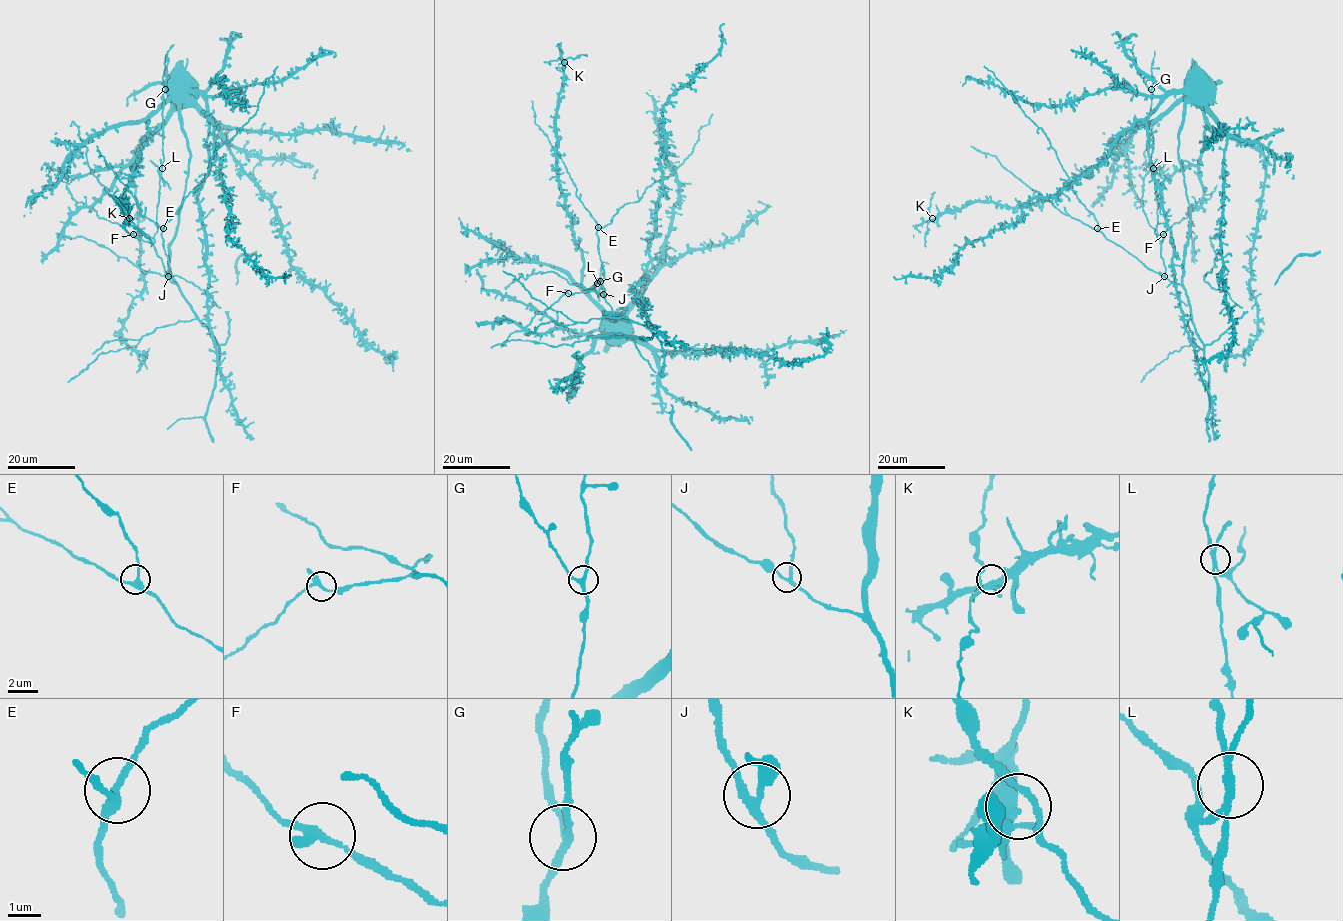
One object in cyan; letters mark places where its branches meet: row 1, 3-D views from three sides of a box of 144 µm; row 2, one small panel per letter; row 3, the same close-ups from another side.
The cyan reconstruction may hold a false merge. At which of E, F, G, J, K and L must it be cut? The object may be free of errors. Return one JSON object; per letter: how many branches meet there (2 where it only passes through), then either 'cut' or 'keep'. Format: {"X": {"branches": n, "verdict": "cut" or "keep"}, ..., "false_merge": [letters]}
{"E": {"branches": 3, "verdict": "keep"}, "F": {"branches": 3, "verdict": "keep"}, "G": {"branches": 3, "verdict": "keep"}, "J": {"branches": 3, "verdict": "keep"}, "K": {"branches": 4, "verdict": "keep"}, "L": {"branches": 4, "verdict": "cut"}, "false_merge": ["L"]}

